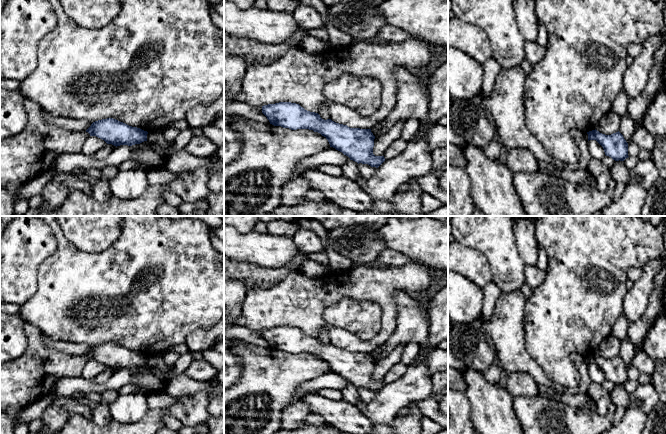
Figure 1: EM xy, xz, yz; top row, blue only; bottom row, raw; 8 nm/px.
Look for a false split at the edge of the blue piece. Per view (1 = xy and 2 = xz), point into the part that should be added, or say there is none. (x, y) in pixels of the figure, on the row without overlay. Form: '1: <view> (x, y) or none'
1: none
2: none

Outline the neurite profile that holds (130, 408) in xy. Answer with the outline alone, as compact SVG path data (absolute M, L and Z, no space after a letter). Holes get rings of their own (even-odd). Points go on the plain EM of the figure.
M139 393L119 395L109 404L109 412L113 421L129 424L141 420L147 410L146 396Z

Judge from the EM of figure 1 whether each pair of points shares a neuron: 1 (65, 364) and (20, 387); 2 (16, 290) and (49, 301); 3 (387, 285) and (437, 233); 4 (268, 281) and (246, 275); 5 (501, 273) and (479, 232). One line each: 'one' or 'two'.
1: one
2: two
3: two
4: one
5: one

